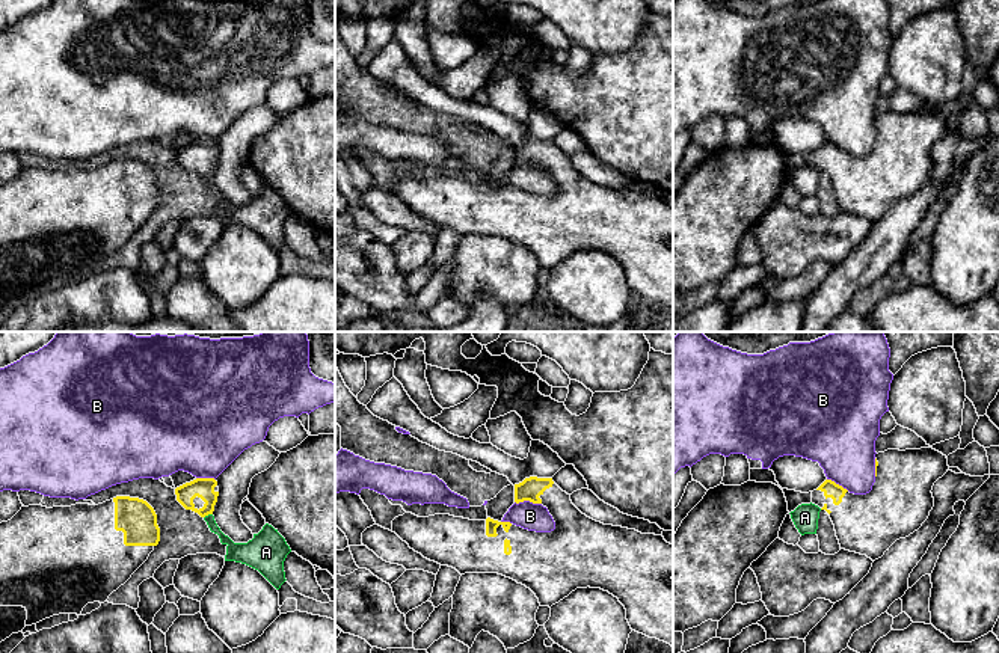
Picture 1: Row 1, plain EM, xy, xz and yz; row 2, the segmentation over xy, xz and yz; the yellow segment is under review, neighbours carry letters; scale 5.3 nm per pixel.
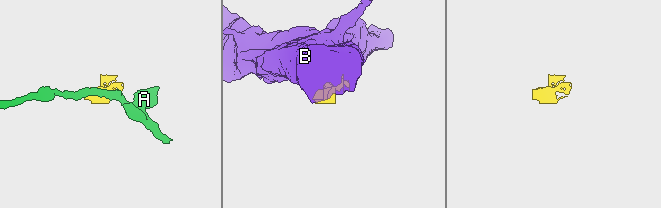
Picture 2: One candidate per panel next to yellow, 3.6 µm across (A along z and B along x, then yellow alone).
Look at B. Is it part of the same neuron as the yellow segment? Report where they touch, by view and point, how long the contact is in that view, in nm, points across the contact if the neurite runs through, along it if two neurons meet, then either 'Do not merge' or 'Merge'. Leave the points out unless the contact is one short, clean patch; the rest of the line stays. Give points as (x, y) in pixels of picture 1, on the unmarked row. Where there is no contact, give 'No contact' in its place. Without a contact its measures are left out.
Touches yellow at xz (528, 162). Shared border 140 nm. Boundary: xz (515, 163), (540, 166). Do not merge

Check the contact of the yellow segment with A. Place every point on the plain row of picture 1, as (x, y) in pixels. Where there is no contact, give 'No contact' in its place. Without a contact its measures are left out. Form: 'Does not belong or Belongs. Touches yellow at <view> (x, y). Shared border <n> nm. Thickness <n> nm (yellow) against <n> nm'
Does not belong. Touches yellow at xy (207, 177). Shared border 50 nm. Thickness 110 nm (yellow) against 100 nm

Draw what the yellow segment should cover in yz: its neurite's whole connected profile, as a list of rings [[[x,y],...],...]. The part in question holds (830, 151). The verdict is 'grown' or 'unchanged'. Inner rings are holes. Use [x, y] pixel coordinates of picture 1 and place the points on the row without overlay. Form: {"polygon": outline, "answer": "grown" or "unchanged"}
{"polygon": [[[933,110],[887,112],[875,116],[875,145],[866,157],[850,155],[831,142],[812,154],[812,166],[825,172],[835,187],[841,211],[881,220],[899,201],[918,193],[934,169],[933,148],[948,134],[948,121]]], "answer": "grown"}

